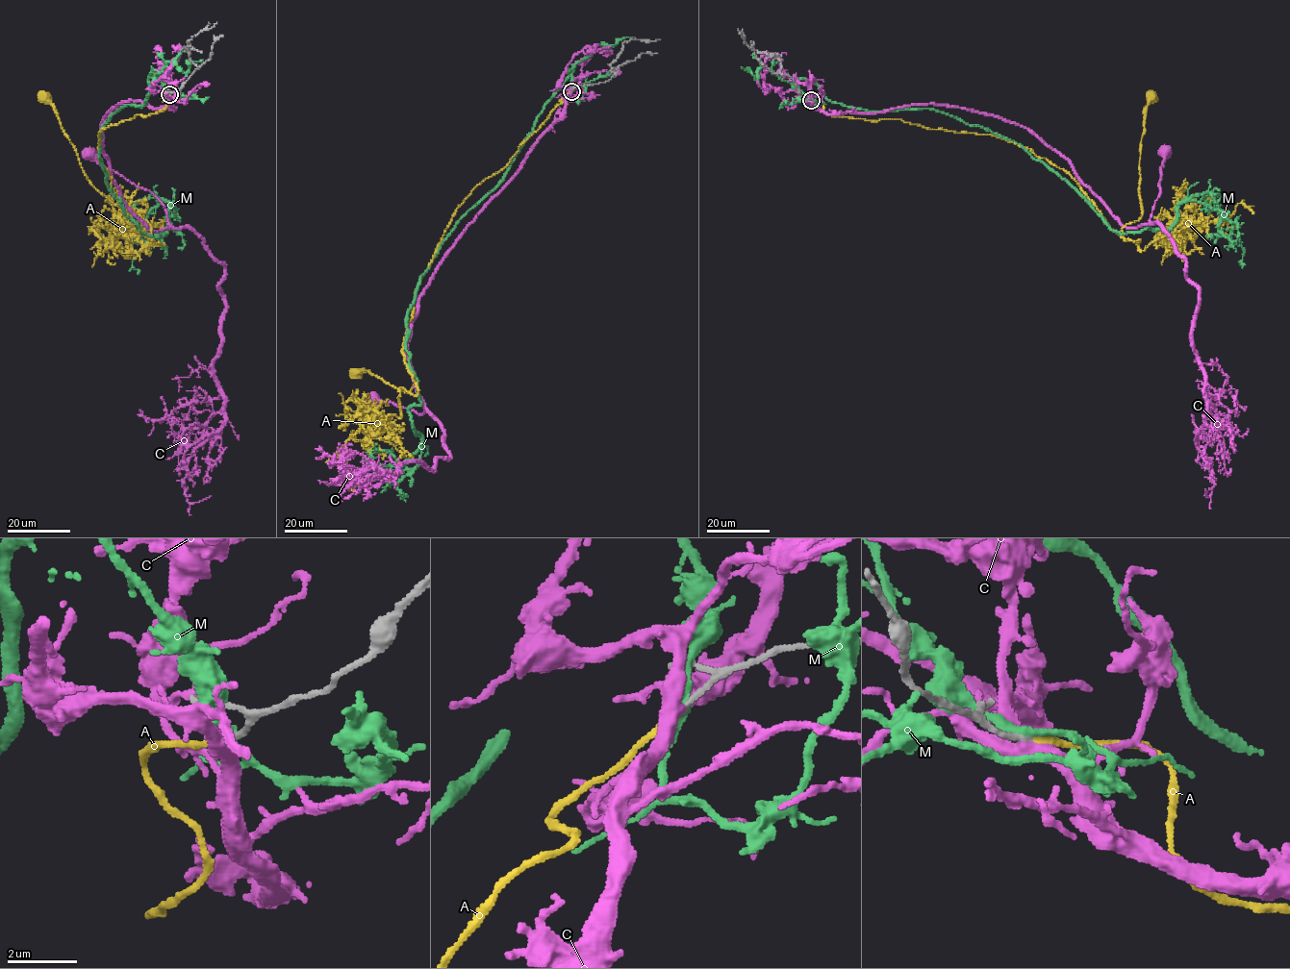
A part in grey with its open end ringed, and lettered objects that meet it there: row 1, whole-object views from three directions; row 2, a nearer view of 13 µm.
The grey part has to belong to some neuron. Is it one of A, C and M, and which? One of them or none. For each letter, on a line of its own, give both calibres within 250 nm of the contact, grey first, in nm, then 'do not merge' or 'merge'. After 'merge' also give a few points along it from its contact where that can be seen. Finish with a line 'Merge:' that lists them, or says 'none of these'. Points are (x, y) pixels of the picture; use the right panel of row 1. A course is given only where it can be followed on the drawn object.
A: calibres 150 and 280 nm; merge; course (811, 100), (829, 115), (900, 118), (1027, 147), (1068, 172), (1122, 236), (1142, 213), (1150, 96)
C: calibres 160 and 400 nm; do not merge
M: calibres 160 and 240 nm; do not merge
Merge: A

